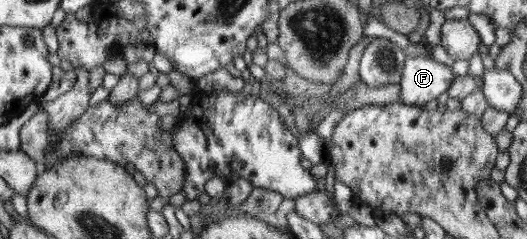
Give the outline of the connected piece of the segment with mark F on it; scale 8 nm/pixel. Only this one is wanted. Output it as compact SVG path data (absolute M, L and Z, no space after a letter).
M408 56L400 79L400 101L407 105L423 106L437 99L451 87L456 75L451 66L425 56Z

